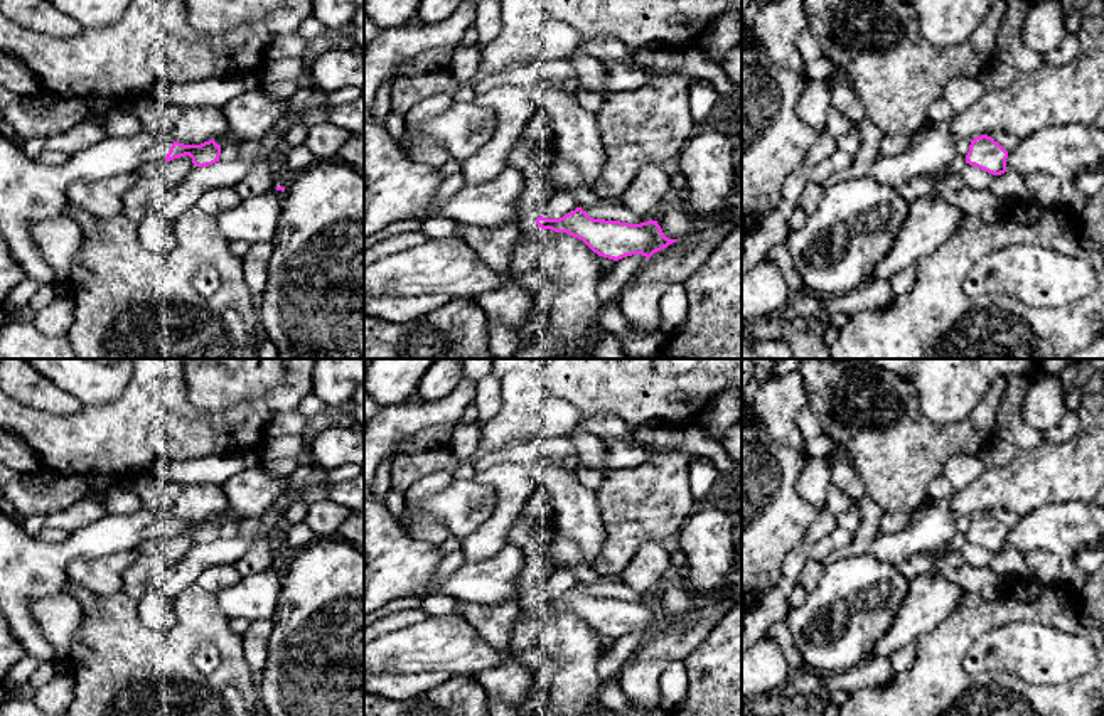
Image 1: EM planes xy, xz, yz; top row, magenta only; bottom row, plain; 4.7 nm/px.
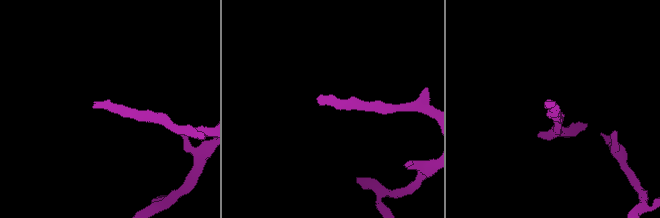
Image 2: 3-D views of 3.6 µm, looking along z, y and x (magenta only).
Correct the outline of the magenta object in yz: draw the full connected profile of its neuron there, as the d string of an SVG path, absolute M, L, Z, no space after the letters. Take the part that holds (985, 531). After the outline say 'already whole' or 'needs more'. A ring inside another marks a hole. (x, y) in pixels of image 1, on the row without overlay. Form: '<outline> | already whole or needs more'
M988 512L971 517L966 541L974 542L988 551L1001 553L1006 549L1008 529Z | already whole

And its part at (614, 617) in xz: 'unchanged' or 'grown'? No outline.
unchanged

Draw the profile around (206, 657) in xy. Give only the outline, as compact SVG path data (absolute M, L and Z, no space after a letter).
M202 645L202 647L199 647L199 649L194 652L192 662L194 662L204 674L211 674L211 672L216 671L217 665L219 665L219 654L217 654L216 647L212 647L212 645Z

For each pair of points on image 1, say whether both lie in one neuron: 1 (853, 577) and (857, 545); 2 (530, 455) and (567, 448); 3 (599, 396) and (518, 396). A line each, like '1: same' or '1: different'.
1: different
2: same
3: different

